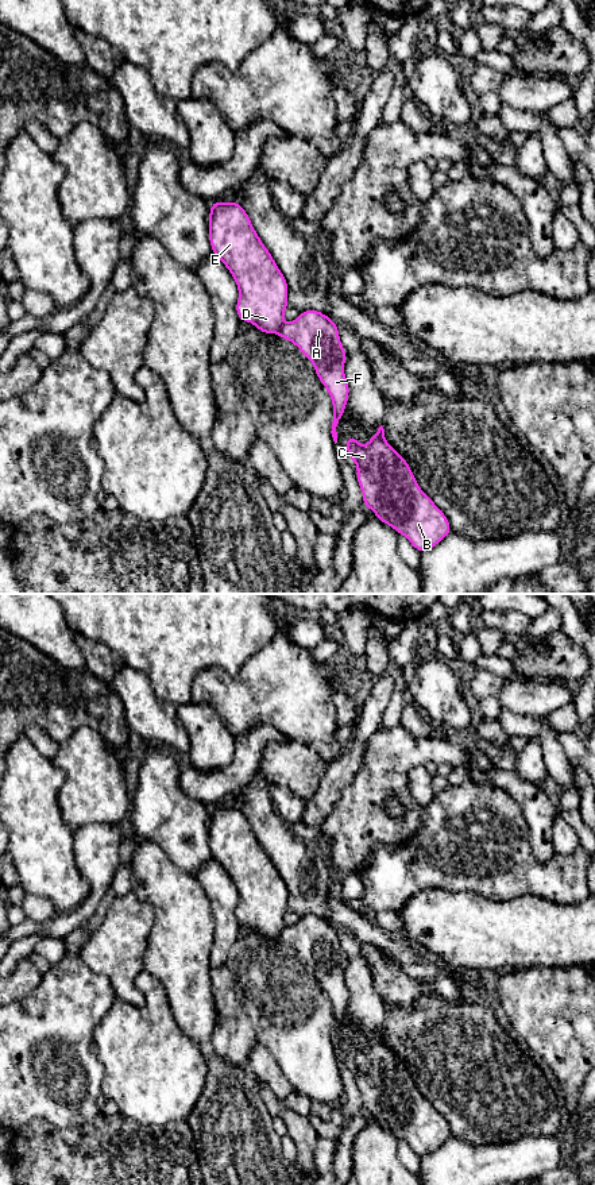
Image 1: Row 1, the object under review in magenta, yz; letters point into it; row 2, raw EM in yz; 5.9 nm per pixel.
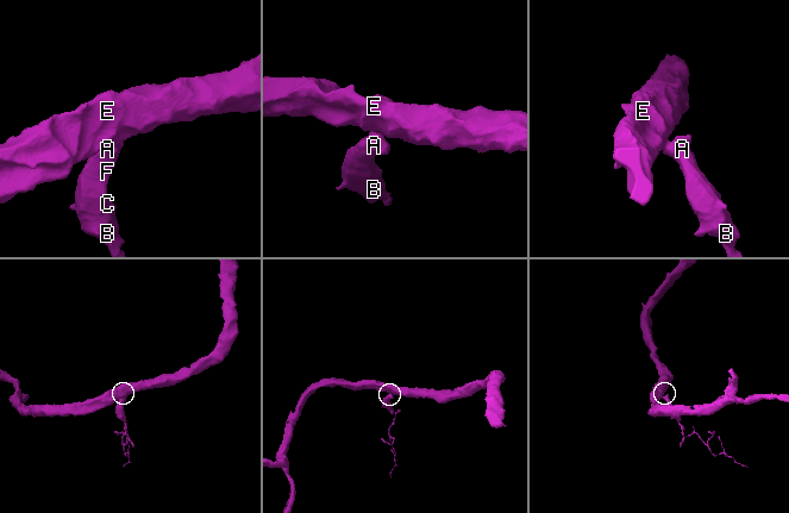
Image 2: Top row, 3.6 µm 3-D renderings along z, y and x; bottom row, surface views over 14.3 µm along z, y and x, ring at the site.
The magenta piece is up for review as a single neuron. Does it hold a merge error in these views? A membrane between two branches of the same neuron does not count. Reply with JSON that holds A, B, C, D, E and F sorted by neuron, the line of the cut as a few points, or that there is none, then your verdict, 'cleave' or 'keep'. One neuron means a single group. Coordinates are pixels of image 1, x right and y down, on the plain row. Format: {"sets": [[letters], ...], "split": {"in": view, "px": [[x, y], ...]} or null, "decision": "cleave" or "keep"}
{"sets": [["A", "B", "C", "F"], ["D", "E"]], "split": {"in": "yz", "px": [[284, 927], [277, 938]]}, "decision": "cleave"}

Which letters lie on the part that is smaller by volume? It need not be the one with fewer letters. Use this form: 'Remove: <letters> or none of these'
Remove: A, B, C, F

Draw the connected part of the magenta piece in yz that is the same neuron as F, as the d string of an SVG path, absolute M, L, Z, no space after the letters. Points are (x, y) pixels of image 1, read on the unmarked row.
M316 915L301 916L298 923L283 927L277 938L291 946L313 968L313 973L331 1000L333 1010L332 1042L336 1049L336 1031L344 1020L349 991L344 979L347 957L339 939L339 933L331 922Z

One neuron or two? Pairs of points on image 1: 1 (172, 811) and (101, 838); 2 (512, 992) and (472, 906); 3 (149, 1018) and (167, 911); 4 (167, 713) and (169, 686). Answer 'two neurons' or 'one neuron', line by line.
1: two neurons
2: two neurons
3: two neurons
4: two neurons

